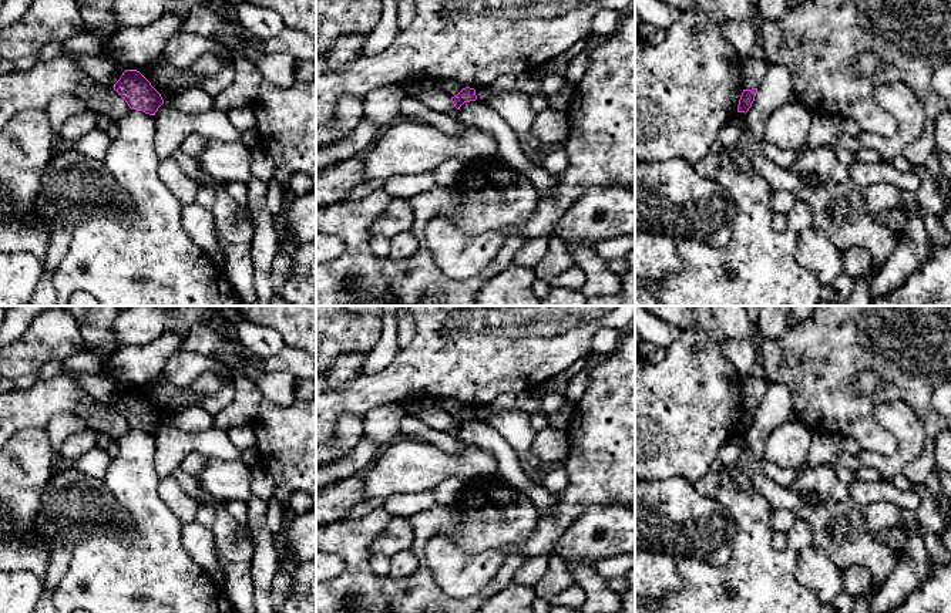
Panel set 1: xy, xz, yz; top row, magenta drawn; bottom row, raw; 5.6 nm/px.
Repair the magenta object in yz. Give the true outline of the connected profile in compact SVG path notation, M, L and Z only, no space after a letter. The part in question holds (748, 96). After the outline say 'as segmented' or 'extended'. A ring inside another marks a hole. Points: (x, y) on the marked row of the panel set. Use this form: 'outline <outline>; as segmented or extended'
outline M752 88L752 90L743 90L740 100L739 100L739 105L737 105L737 112L747 112L749 108L752 107L755 97L756 97L757 88Z; as segmented

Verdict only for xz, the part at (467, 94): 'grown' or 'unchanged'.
unchanged

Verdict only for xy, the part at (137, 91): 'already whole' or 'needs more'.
already whole

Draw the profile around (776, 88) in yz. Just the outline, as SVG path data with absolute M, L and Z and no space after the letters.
M769 64L767 71L757 87L755 101L746 112L746 124L753 138L765 139L765 128L769 117L794 95L790 70L782 64Z

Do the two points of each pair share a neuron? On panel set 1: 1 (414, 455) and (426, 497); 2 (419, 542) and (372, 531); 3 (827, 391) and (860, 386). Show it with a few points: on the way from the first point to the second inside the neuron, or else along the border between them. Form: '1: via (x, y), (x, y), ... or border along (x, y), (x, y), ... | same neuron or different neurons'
1: border along (432, 489), (392, 495) | different neurons
2: via (420, 575), (409, 586), (379, 586), (362, 563) | same neuron
3: border along (849, 381), (857, 394), (883, 387) | different neurons

